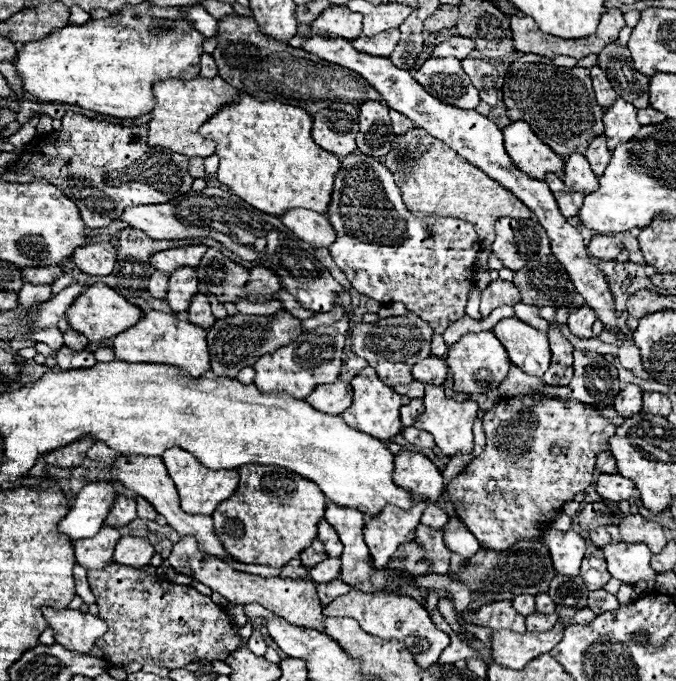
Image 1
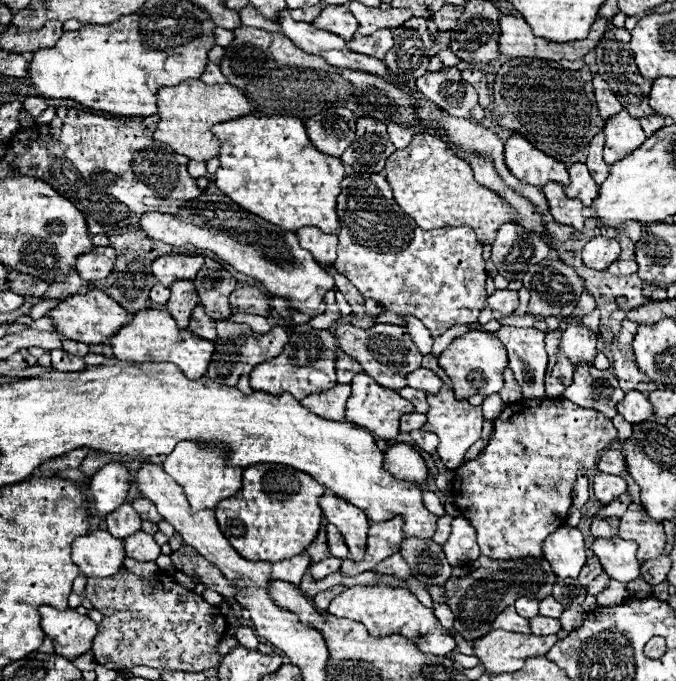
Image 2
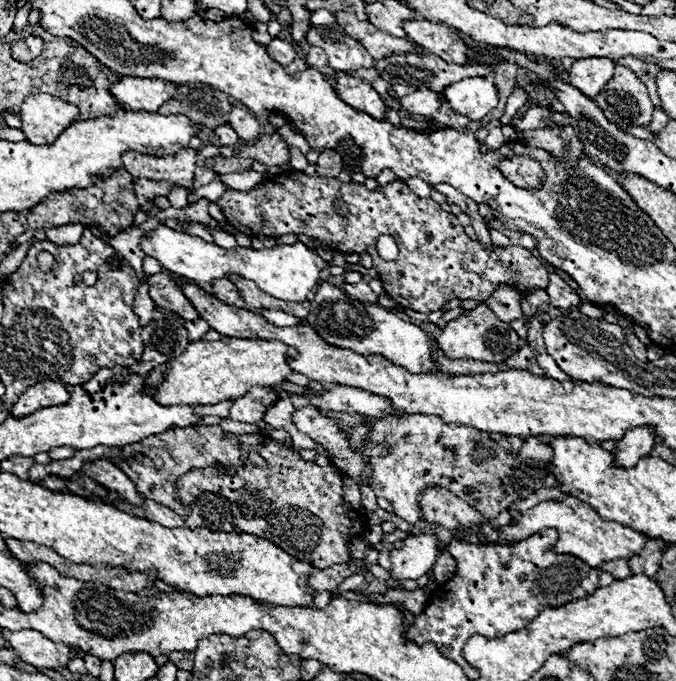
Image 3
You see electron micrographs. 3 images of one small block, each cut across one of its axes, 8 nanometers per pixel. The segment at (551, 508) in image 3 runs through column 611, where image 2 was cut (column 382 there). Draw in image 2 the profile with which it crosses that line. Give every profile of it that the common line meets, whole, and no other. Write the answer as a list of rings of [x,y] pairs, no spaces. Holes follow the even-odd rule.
[[[394,516],[392,520],[386,520],[386,522],[372,522],[368,528],[368,544],[366,544],[364,560],[358,564],[344,560],[346,564],[342,564],[342,572],[348,576],[368,572],[386,556],[398,552],[404,540],[402,526],[404,526],[402,516]]]

